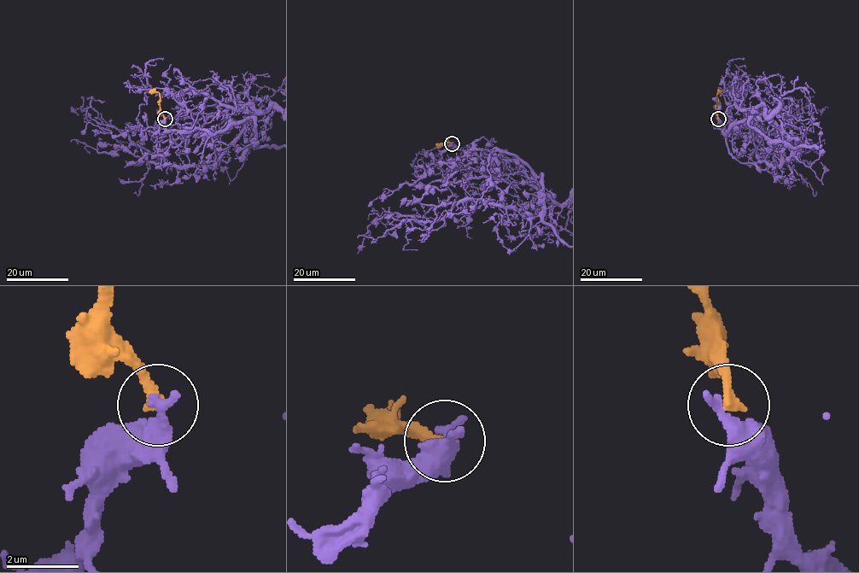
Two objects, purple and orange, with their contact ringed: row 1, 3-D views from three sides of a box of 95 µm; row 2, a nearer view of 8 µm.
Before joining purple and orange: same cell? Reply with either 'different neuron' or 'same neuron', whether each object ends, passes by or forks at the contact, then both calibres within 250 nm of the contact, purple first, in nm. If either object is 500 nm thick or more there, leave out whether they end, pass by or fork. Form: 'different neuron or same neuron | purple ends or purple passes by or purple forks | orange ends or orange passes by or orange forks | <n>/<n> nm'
different neuron | purple ends | orange ends | 480/280 nm

